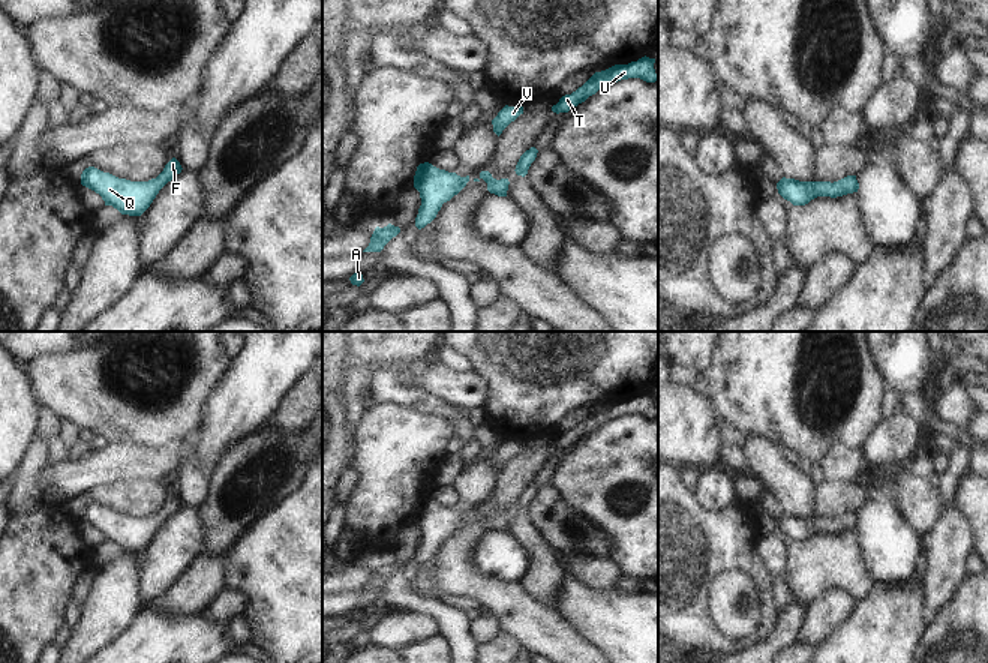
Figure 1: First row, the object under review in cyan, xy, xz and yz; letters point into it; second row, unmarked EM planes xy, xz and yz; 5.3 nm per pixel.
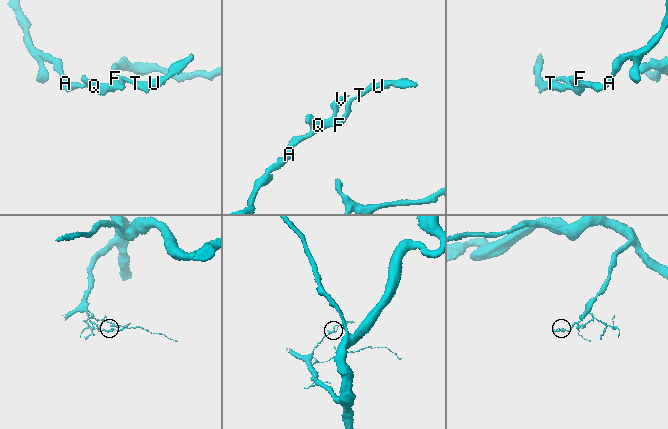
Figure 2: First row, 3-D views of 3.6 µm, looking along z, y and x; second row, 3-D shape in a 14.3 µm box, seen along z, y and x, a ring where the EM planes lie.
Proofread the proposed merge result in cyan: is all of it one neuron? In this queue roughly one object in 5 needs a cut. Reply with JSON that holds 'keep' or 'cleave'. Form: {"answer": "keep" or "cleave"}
{"answer": "keep"}

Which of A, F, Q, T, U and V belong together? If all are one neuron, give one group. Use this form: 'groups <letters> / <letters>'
groups A F Q T U V

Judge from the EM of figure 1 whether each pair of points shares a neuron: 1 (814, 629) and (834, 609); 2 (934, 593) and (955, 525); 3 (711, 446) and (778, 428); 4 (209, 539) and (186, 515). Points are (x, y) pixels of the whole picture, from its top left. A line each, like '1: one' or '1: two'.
1: one
2: one
3: two
4: two

